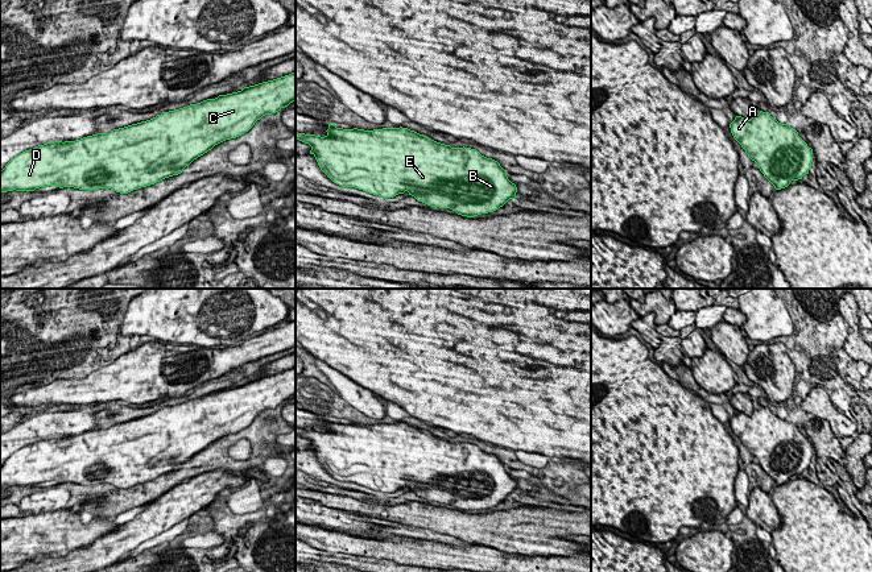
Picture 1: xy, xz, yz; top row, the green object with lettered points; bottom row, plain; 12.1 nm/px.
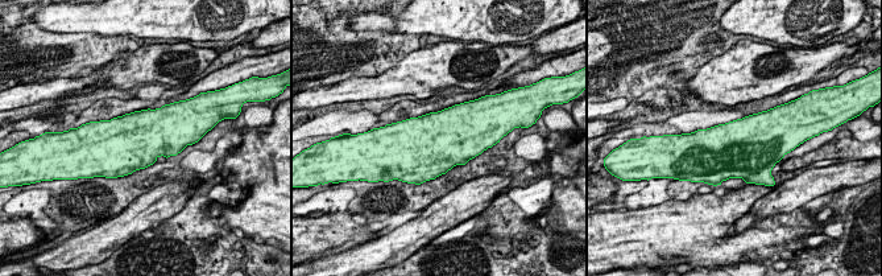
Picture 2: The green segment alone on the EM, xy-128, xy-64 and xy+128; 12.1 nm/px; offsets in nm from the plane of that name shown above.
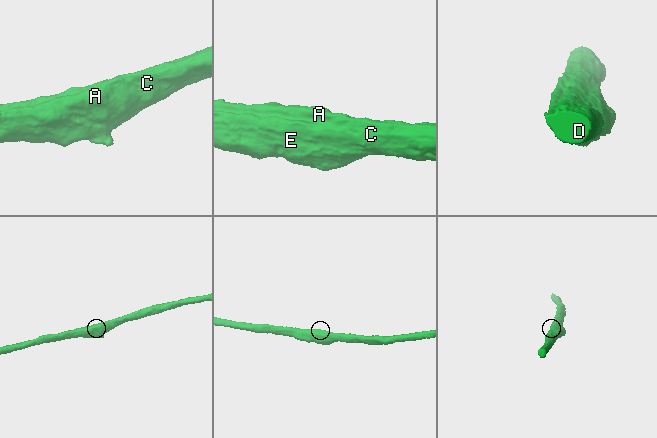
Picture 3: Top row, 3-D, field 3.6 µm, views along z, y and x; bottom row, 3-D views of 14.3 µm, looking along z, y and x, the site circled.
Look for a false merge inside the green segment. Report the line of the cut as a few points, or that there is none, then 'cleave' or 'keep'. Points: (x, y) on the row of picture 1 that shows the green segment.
cut none; keep

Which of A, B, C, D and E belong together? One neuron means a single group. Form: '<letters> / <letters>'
A B C D E

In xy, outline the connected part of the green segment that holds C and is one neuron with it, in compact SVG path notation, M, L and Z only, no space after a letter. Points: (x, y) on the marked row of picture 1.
M296 71L244 87L237 92L162 112L150 120L113 129L109 133L38 145L12 158L0 171L0 194L13 190L34 191L46 186L79 190L111 188L128 194L181 174L186 166L215 145L244 134L263 116L276 113L293 101L296 101Z

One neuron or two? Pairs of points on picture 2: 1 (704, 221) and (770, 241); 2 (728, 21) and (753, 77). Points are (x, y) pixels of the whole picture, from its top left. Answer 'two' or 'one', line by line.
1: one
2: two

